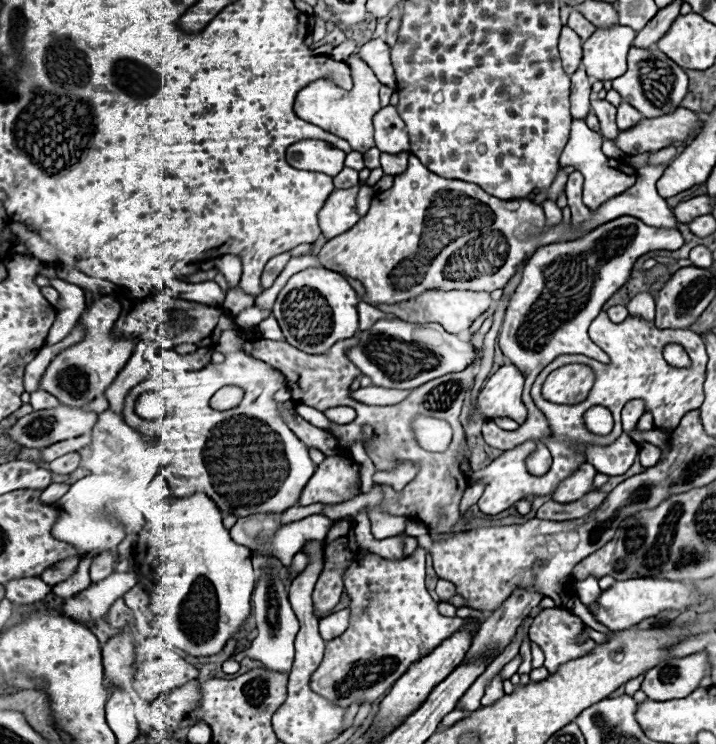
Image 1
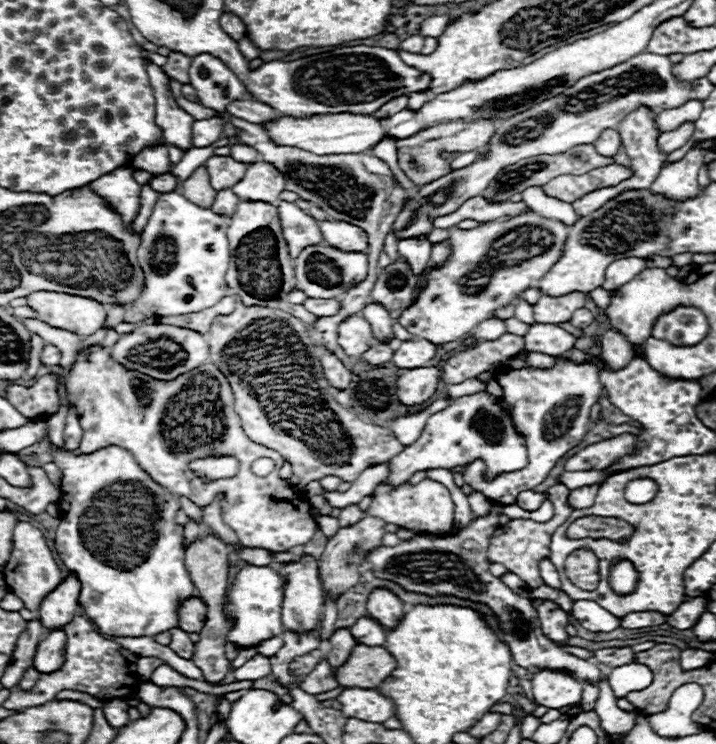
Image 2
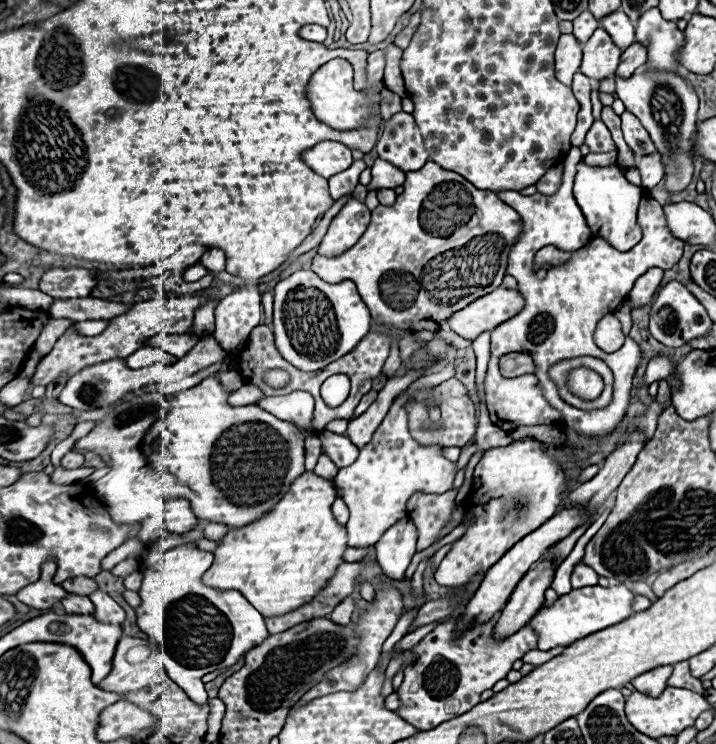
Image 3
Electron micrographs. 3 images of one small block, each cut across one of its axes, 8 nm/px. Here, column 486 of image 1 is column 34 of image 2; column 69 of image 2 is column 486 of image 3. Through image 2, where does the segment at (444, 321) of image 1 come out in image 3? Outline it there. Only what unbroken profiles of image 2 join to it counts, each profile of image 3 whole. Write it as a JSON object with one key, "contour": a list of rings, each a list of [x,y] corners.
{"contour":[[[496,288],[494,292],[480,296],[478,300],[470,302],[466,308],[454,312],[448,318],[448,328],[466,340],[474,340],[482,332],[494,330],[522,310],[524,298],[518,290]]]}

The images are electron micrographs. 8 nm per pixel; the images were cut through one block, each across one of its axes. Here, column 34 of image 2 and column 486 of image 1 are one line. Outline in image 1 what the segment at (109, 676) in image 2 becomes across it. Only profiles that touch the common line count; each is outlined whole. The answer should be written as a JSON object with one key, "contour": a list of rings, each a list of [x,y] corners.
{"contour":[[[496,674],[490,682],[488,682],[488,686],[486,686],[484,696],[481,699],[482,706],[492,706],[498,698],[502,698],[504,696],[504,690],[502,690],[502,678],[500,678],[500,674]]]}

